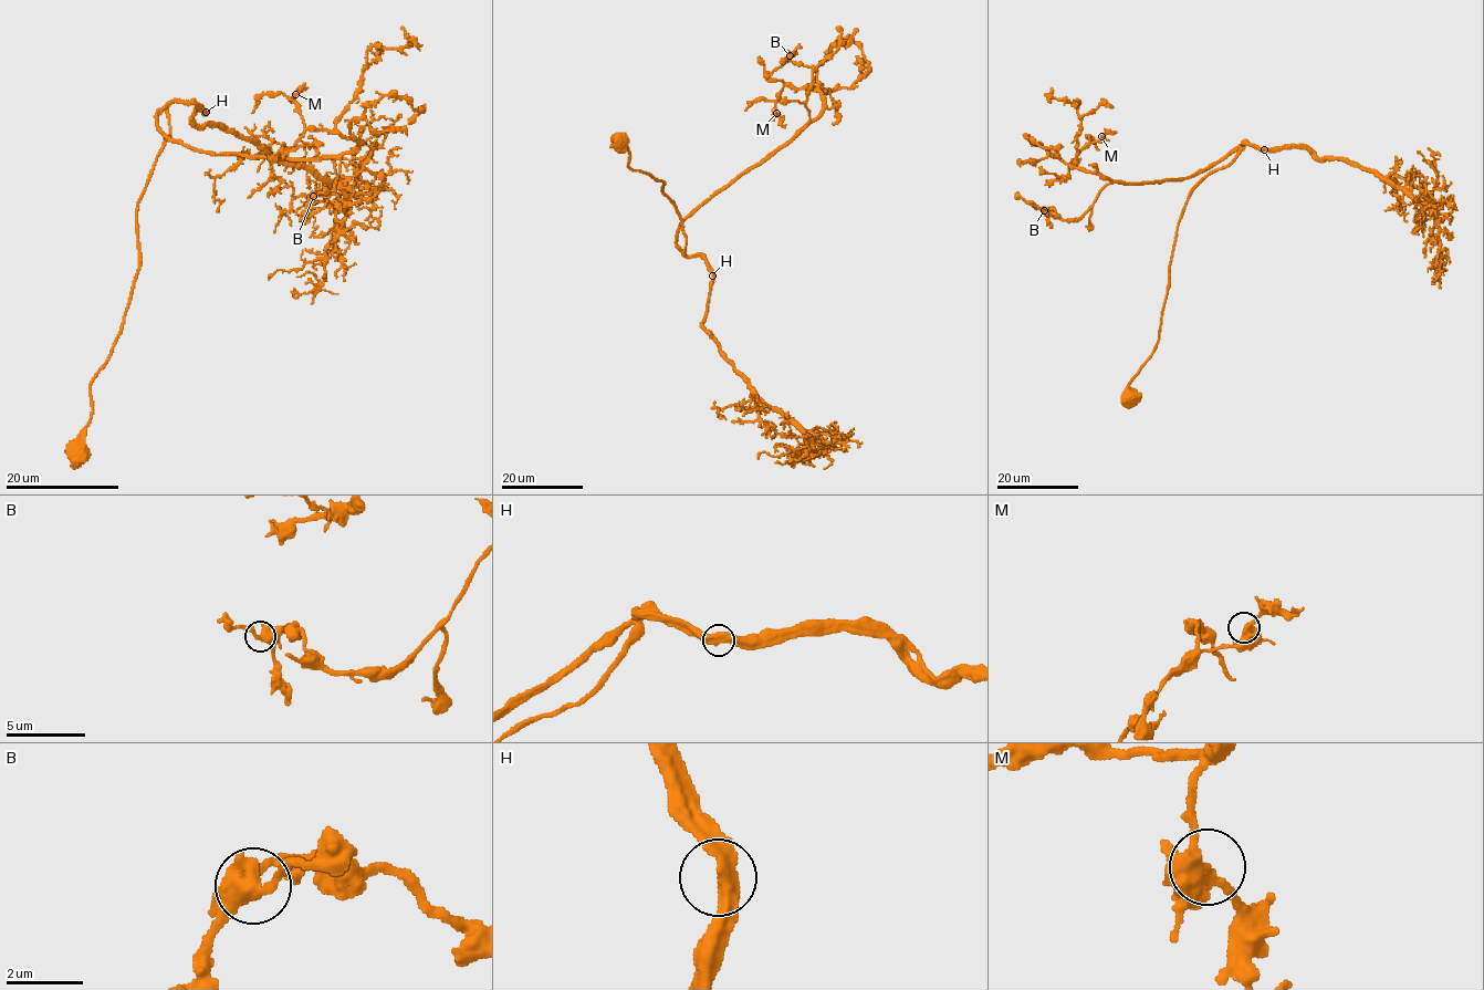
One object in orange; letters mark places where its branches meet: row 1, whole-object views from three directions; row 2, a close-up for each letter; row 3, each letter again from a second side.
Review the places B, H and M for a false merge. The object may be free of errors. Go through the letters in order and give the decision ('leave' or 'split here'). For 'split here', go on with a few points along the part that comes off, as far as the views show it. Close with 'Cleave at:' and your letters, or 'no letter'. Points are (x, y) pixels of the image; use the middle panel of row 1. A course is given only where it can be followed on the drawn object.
B: leave
H: leave
M: leave
Cleave at: no letter

